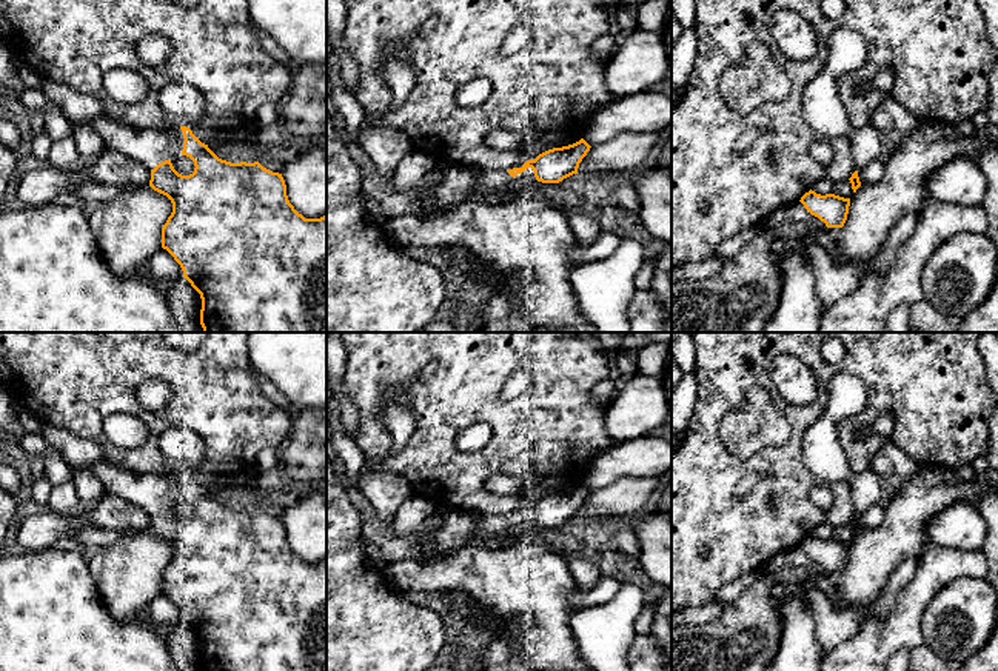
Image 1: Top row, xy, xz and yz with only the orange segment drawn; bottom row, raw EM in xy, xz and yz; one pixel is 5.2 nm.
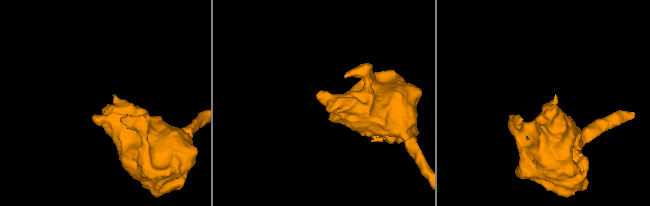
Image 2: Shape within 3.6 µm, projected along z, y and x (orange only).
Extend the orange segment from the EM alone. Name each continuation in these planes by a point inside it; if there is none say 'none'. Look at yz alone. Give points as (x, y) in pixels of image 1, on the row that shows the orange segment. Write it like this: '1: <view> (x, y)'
none

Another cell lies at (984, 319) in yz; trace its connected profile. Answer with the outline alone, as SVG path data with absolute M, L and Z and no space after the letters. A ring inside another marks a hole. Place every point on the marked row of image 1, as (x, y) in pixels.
M998 279L987 299L961 319L961 326L956 332L998 332Z

